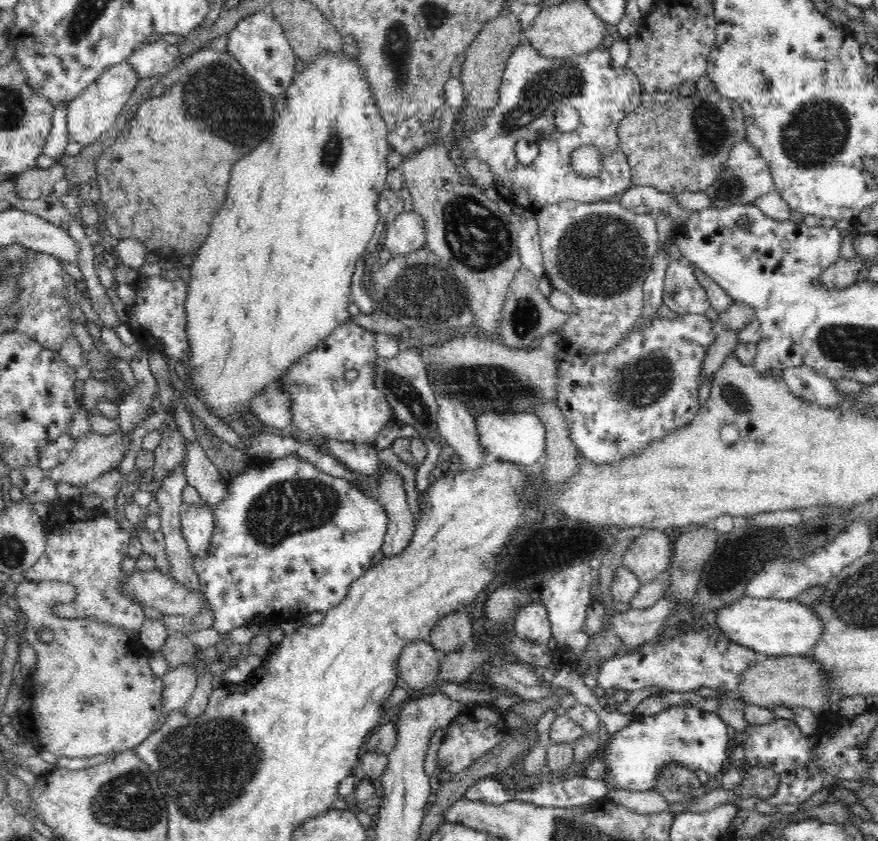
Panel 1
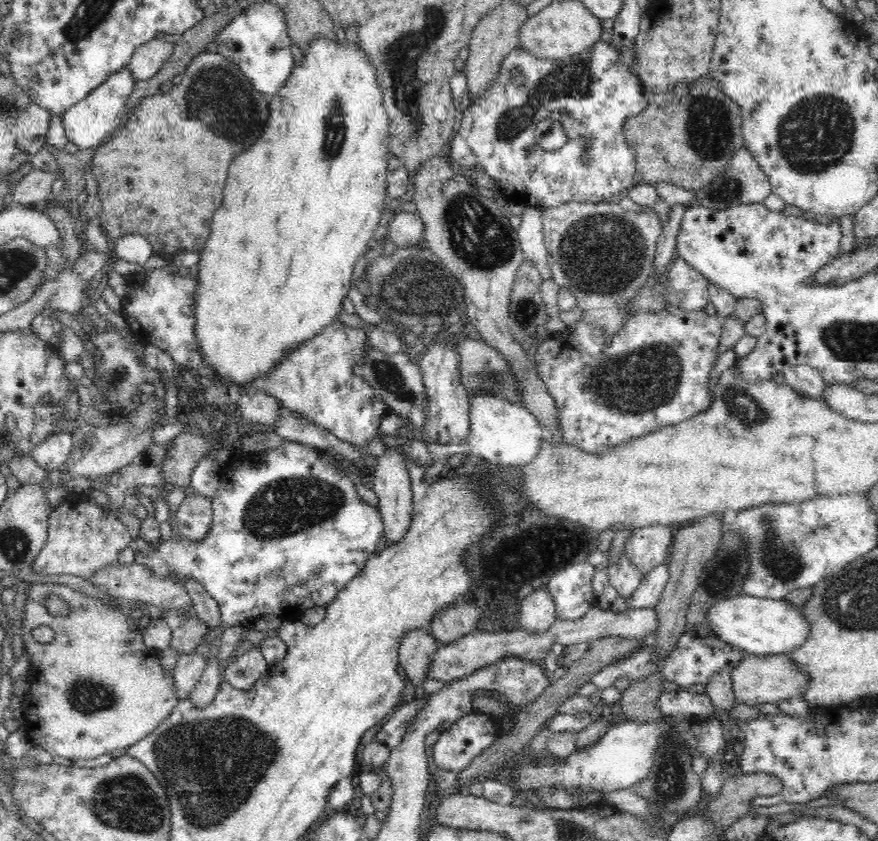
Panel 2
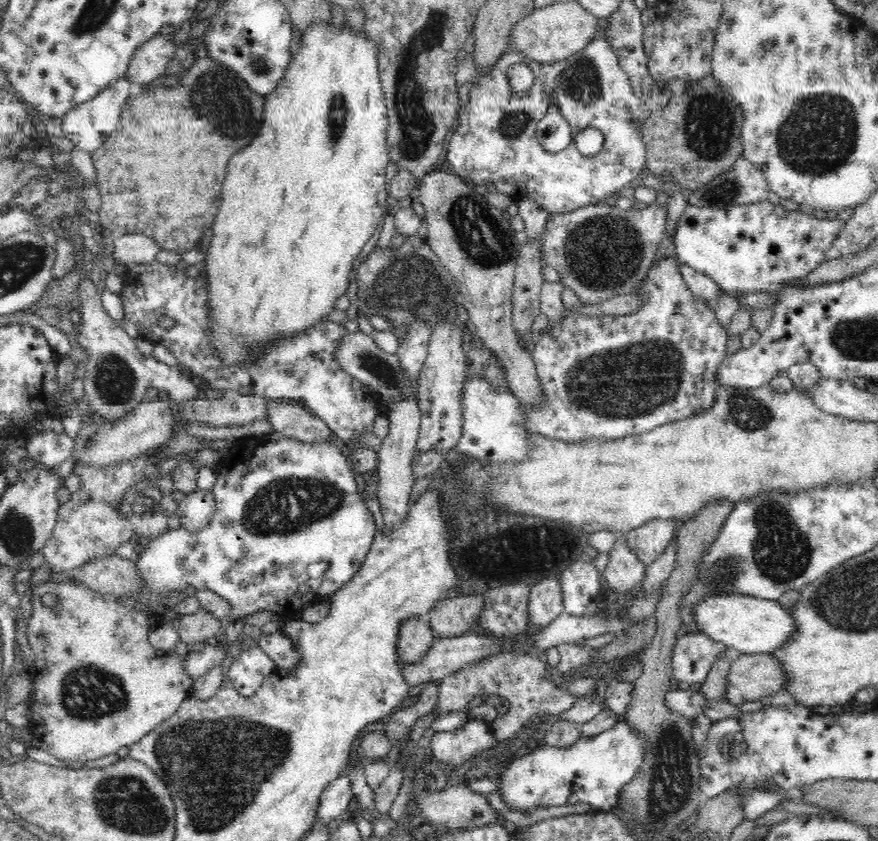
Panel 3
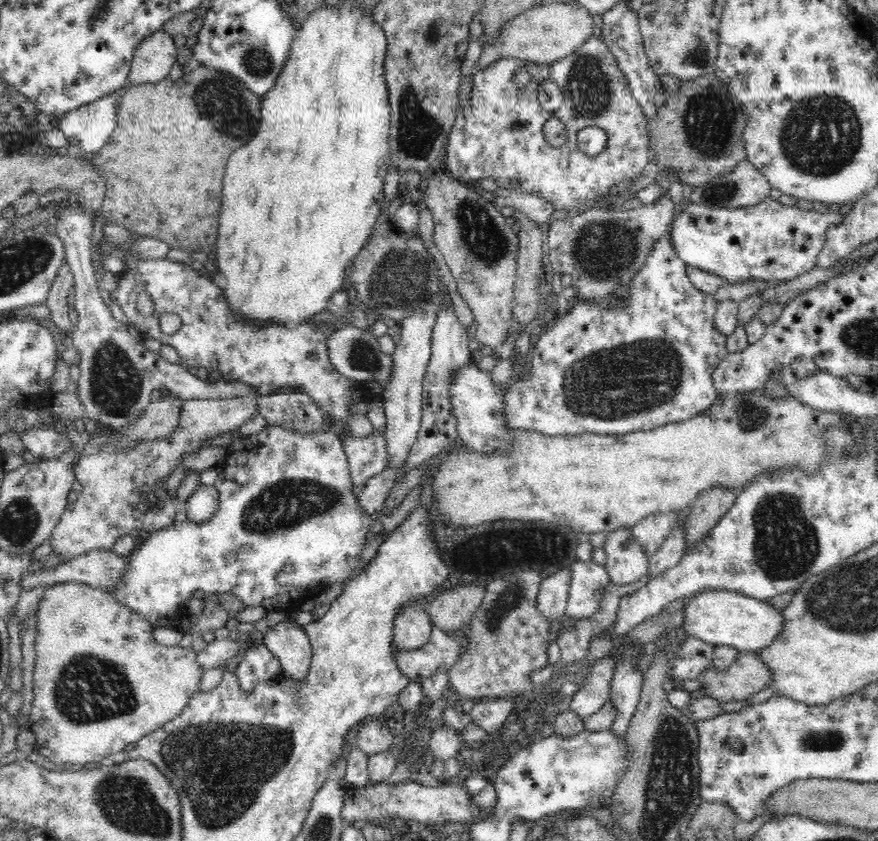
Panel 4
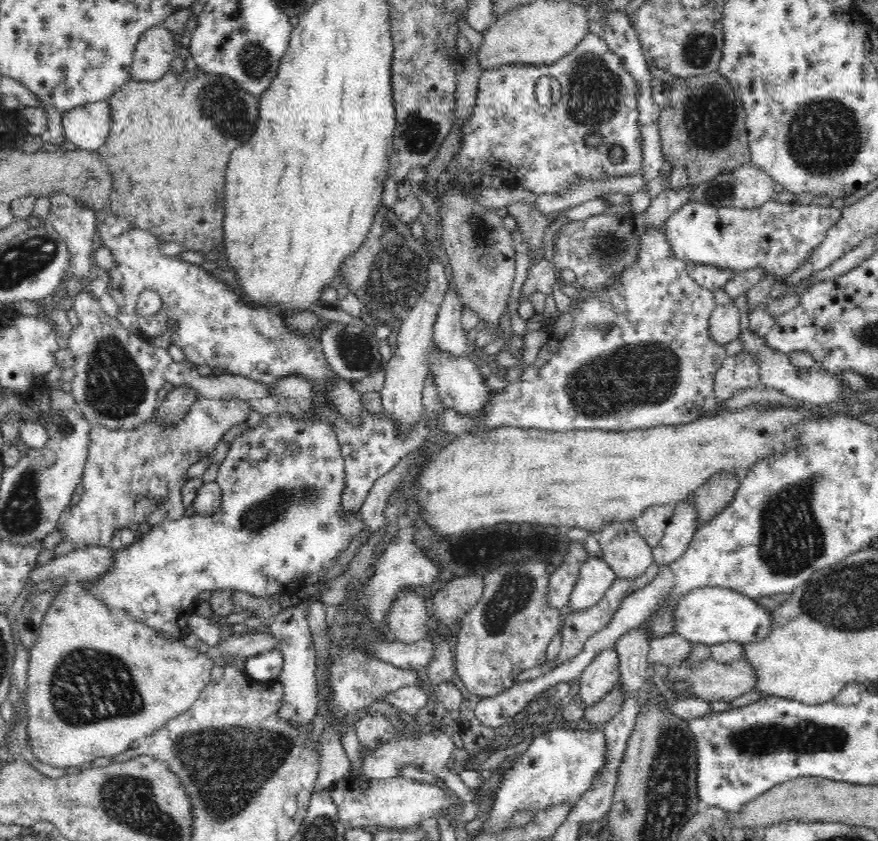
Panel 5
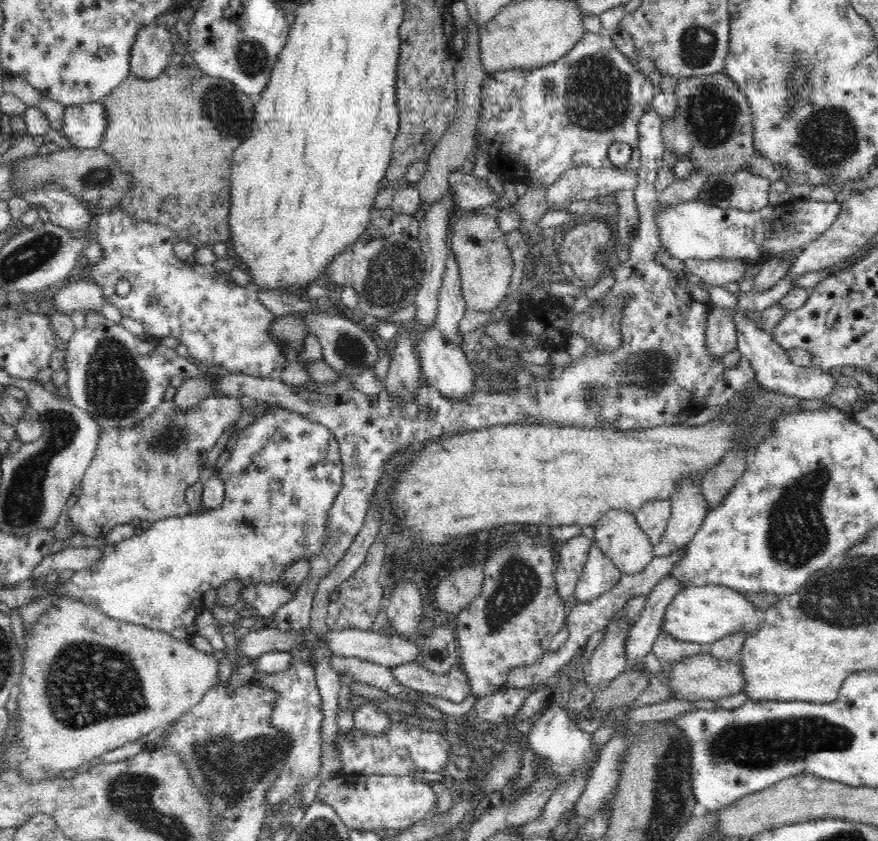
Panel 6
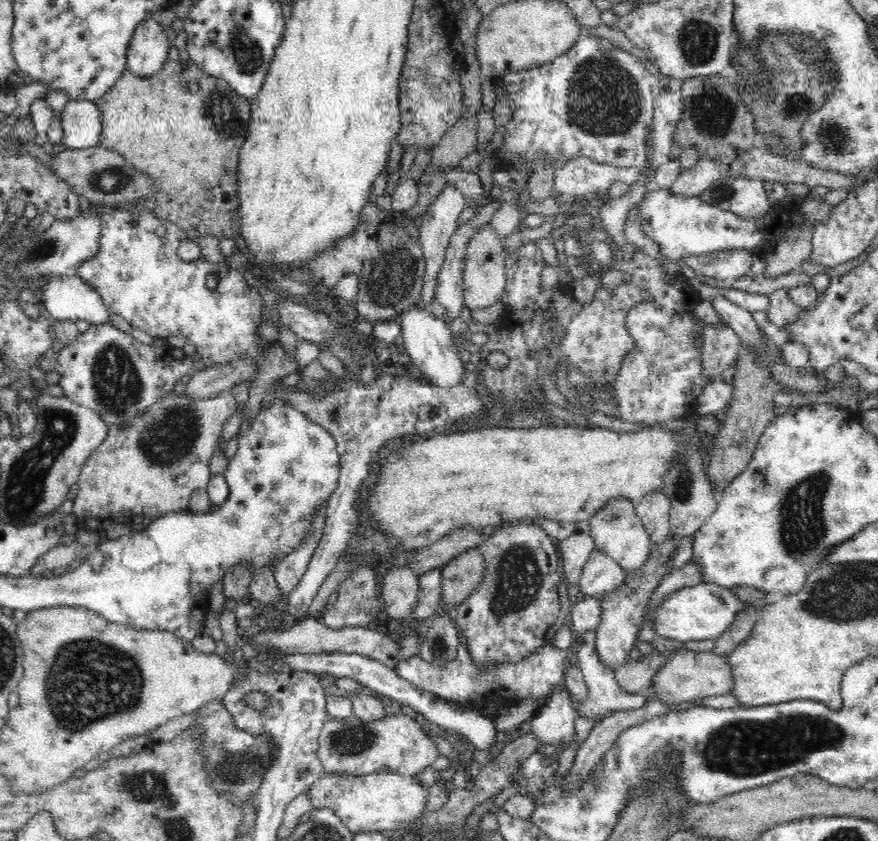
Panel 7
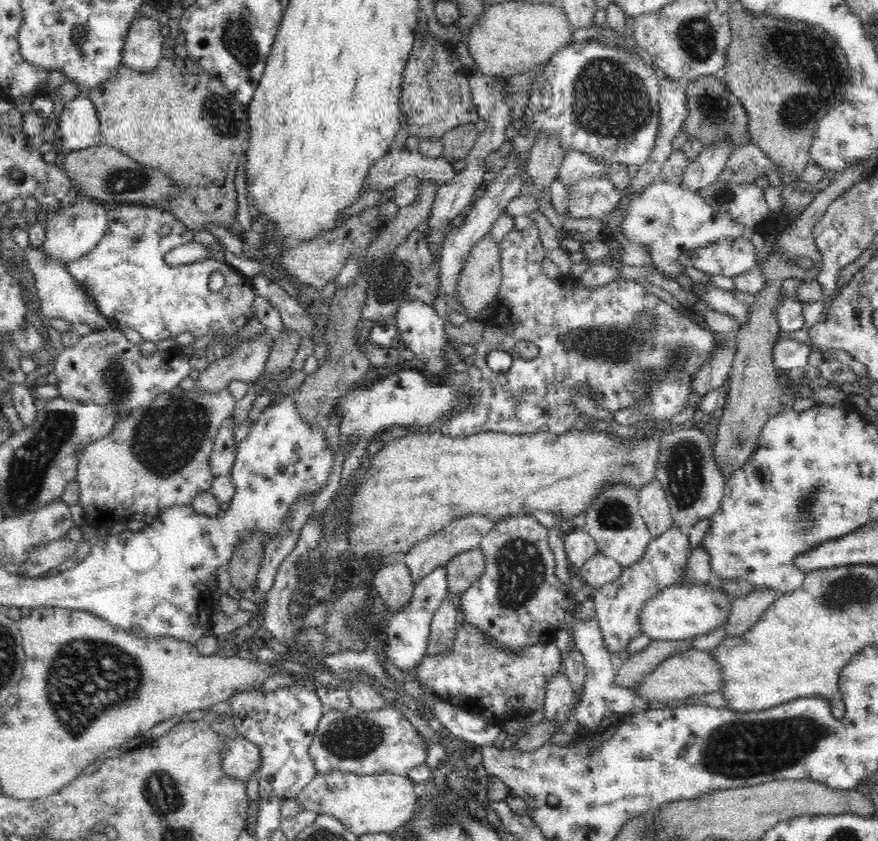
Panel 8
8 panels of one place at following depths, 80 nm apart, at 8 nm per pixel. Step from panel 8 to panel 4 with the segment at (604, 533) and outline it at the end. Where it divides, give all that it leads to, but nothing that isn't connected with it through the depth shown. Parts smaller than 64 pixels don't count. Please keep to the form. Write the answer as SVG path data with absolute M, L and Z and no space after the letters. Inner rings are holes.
M619 528L611 532L607 542L605 551L608 562L605 569L610 582L624 586L647 575L649 558L630 535L630 529Z

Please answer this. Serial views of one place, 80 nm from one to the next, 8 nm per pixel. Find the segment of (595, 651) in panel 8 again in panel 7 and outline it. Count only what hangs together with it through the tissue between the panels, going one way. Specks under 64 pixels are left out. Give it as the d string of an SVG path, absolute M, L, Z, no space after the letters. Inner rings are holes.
M596 631L584 633L576 640L576 644L580 646L578 650L579 667L583 672L583 677L587 682L587 688L589 688L590 691L590 696L588 696L586 702L582 704L578 716L585 716L586 718L598 716L603 718L613 711L634 710L634 708L644 707L647 704L644 694L635 697L632 694L625 694L622 689L620 689L620 685L618 685L616 679L614 679L615 671L608 669L608 667L600 661L598 652L596 652L595 640Z

